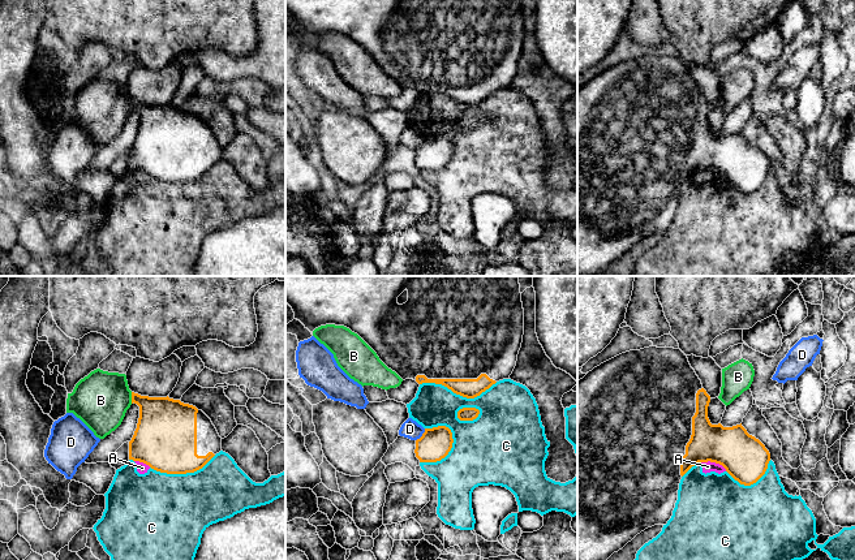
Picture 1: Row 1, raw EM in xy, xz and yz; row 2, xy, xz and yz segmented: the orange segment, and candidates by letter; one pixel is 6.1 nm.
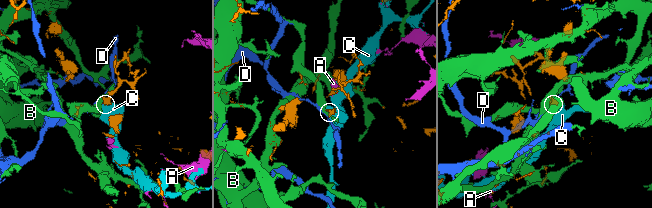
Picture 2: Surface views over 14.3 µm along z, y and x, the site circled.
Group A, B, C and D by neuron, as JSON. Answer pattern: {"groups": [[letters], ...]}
{"groups": [["A", "C"], ["B"], ["D"]]}

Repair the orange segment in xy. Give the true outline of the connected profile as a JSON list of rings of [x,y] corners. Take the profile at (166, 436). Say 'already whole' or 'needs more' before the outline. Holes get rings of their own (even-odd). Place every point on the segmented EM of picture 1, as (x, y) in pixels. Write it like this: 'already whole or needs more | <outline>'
needs more | [[[132,392],[132,404],[139,406],[139,418],[129,441],[129,460],[139,461],[167,474],[186,474],[202,469],[222,451],[211,419],[196,406],[167,397],[149,397]]]

